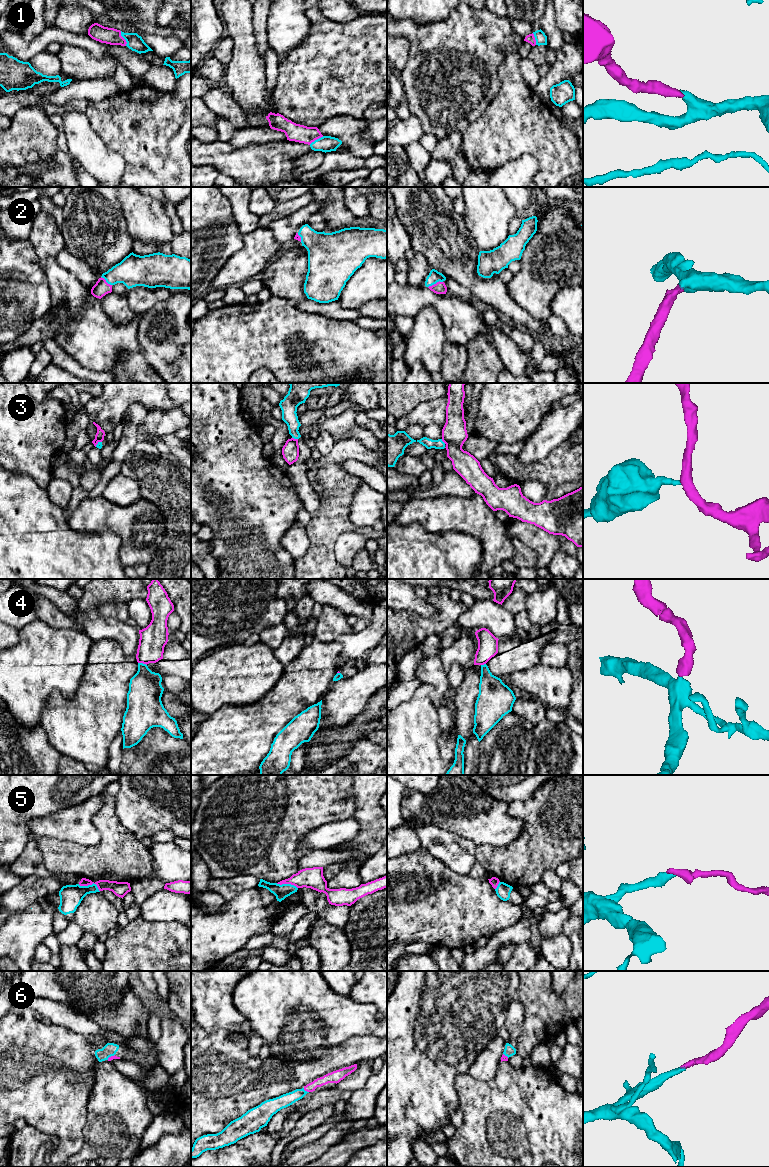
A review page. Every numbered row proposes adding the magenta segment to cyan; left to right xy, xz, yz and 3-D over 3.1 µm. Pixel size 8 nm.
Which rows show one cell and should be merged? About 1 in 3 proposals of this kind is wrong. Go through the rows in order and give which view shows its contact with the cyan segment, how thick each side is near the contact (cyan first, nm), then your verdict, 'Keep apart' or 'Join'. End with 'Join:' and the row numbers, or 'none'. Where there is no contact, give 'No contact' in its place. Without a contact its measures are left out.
1: Touches cyan in xy. Thickness 130 nm (cyan) against 130 nm. Join
2: Touches cyan in yz. Thickness 100 nm (cyan) against 100 nm. Join
3: Touches cyan in xz. Thickness 130 nm (cyan) against 140 nm. Keep apart
4: Touches cyan in xy. Thickness 280 nm (cyan) against 220 nm. Keep apart
5: Touches cyan in xy. Thickness 180 nm (cyan) against 120 nm. Keep apart
6: Touches cyan in xz. Thickness 110 nm (cyan) against 90 nm. Join
Join: 1, 2, 6

